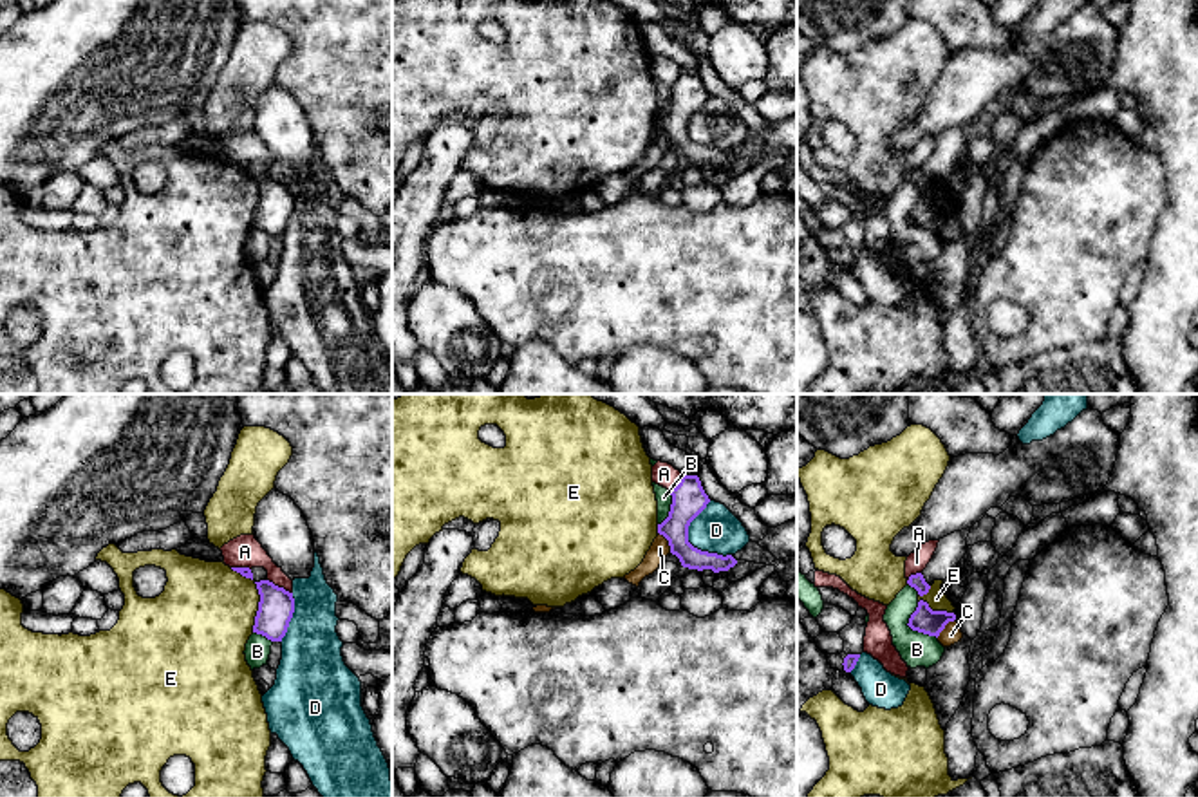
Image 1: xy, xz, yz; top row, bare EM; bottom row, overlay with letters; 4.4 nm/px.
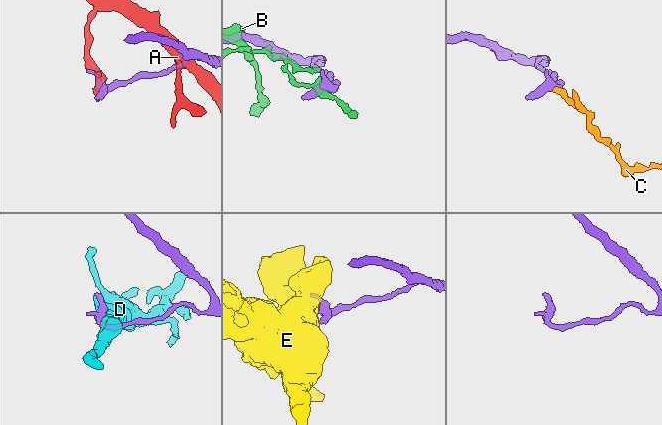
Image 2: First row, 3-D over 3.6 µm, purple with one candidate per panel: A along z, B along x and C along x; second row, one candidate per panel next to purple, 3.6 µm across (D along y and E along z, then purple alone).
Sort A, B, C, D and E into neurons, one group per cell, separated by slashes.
A / B / C / D / E

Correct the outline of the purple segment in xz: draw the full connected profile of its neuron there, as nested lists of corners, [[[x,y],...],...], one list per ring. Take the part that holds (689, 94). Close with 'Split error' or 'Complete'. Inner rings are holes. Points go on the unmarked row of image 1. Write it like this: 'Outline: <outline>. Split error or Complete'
Outline: [[[681,69],[681,76],[670,85],[672,99],[669,112],[658,119],[658,128],[669,136],[670,148],[676,150],[683,163],[712,164],[714,168],[728,166],[737,159],[732,150],[717,150],[694,143],[688,137],[690,117],[710,98],[697,70]]]. Complete

